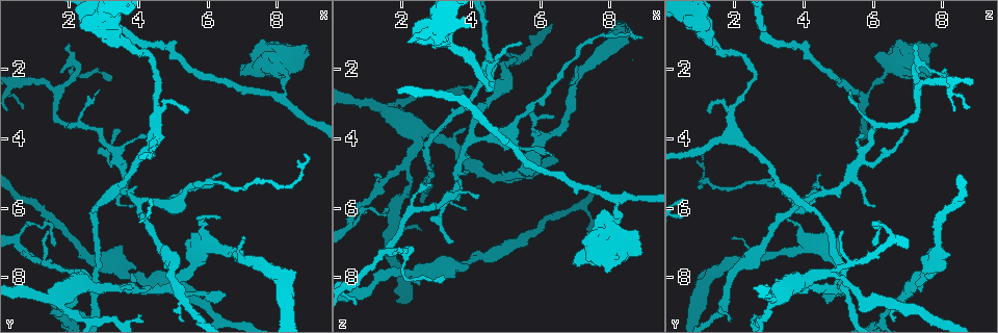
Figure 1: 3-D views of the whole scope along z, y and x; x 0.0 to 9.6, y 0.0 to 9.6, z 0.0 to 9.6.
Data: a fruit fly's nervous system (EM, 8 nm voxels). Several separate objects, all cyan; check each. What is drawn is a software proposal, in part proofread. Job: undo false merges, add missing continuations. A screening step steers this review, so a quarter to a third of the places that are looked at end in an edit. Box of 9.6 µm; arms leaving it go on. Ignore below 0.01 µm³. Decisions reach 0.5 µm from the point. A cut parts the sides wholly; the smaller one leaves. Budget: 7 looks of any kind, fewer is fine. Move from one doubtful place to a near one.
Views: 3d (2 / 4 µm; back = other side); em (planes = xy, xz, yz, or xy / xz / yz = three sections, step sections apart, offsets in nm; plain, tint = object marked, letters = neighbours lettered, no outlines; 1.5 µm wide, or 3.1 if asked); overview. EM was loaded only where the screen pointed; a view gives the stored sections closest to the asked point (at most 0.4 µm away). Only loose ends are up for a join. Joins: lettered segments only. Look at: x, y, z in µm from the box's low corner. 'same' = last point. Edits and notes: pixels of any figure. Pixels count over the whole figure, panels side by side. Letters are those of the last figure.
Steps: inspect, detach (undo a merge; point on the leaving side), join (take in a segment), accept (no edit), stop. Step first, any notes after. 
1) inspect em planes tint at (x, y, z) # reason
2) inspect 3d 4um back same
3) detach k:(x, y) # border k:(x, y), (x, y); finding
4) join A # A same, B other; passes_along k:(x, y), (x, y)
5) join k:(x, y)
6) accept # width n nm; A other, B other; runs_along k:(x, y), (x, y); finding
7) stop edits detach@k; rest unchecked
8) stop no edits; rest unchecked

inspect 3d 4um back at (0.60, 3.05, 8.85) # free end

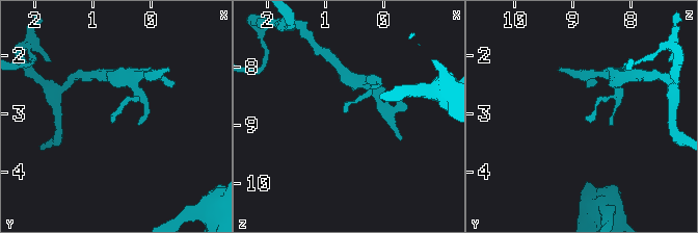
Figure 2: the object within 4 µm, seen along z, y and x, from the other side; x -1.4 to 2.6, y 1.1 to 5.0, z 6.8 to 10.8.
inspect em 3.1um planes tint at (0.60, 3.10, 8.80) # now the EM

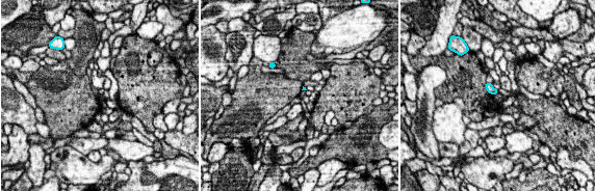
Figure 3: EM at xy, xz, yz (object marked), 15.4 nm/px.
inspect em 3.1um planes letters same # see the neighbours

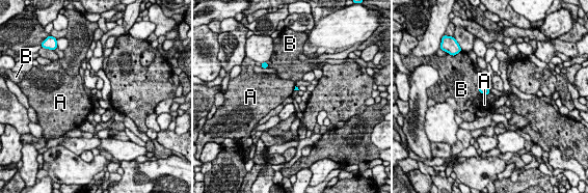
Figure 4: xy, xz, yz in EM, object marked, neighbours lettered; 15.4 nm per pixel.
accept # A other, B other; border 4:(479, 91), (485, 95); no lettered segment goes on from it

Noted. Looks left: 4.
inspect em xz step 8 tint at (7.80, 1.55, 6.00) # an open end

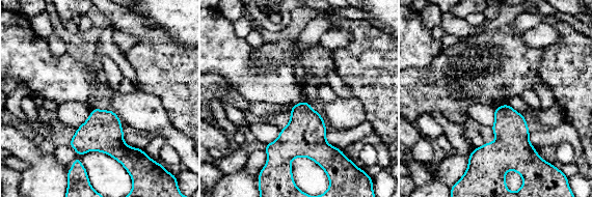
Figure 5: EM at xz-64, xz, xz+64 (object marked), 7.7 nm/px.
inspect em planes letters same

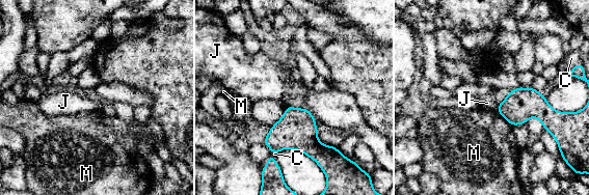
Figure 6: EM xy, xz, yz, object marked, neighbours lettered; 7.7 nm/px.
accept # longest_contact M 180 nm; C other, J other, M other; border 6:(499, 105), (496, 110); none of them fits

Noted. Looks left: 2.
inspect em yz step 4 tint at (8.75, 4.40, 1.05) # tapers out

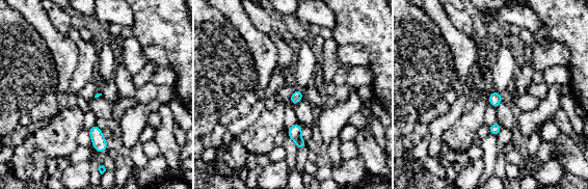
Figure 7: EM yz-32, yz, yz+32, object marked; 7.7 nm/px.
inspect em planes letters same # another direction

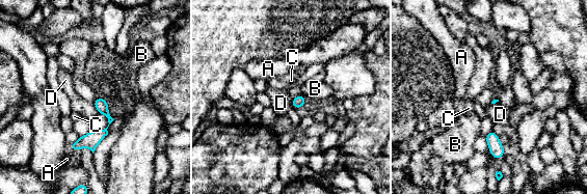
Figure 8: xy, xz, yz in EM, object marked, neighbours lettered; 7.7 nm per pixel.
accept # A other, B other, C other, D other; runs_along 8:(100, 100), (109, 117), (107, 128), (74, 147); no lettered segment goes on from it

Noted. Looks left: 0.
stop no edits; rest unchecked

